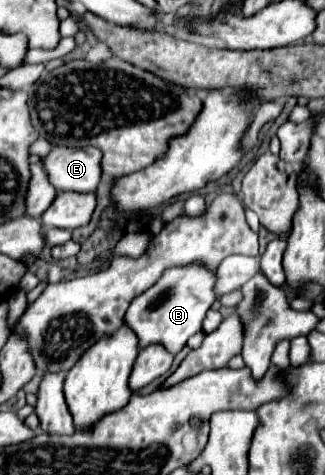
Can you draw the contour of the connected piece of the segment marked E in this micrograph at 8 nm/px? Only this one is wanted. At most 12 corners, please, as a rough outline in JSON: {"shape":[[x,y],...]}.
{"shape":[[54,146],[42,166],[56,190],[94,192],[98,148]]}

